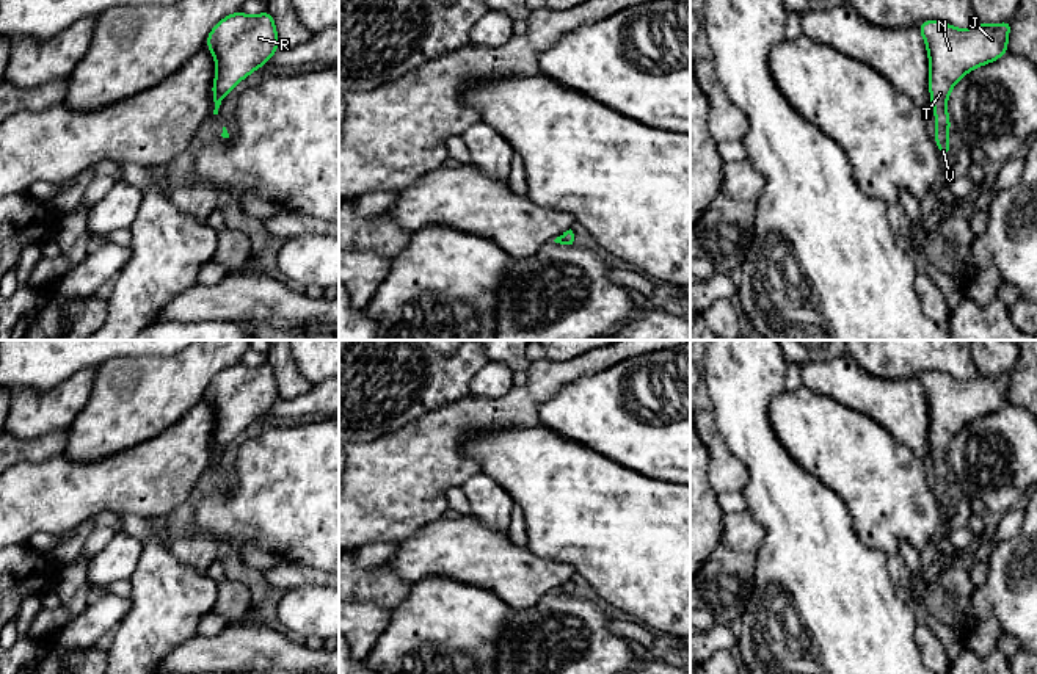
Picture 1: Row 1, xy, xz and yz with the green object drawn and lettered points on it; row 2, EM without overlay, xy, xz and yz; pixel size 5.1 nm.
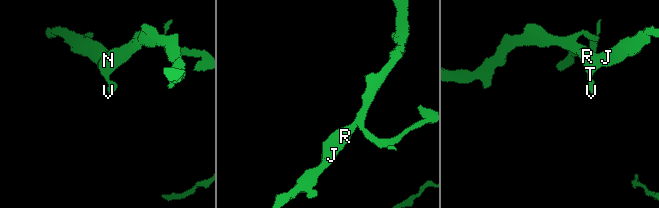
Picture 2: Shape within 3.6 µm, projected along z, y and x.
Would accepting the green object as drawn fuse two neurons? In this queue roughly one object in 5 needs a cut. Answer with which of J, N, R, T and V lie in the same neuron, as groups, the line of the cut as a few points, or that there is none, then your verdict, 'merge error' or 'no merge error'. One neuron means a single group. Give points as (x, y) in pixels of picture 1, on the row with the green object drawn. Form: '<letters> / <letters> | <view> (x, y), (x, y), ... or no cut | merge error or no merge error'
J N R T V | no cut | no merge error

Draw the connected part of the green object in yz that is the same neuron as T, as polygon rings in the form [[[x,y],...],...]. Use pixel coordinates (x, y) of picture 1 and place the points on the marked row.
[[[1012,19],[998,25],[977,24],[966,30],[954,28],[946,22],[924,20],[918,30],[924,36],[930,63],[930,102],[935,108],[935,135],[940,154],[948,158],[949,114],[948,97],[954,85],[977,66],[996,61],[1007,49]]]

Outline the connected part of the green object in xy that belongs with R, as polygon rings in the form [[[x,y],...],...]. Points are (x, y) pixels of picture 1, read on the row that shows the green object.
[[[268,9],[254,17],[237,11],[221,19],[207,36],[206,45],[216,63],[212,86],[213,114],[218,114],[223,97],[265,64],[279,47],[275,20]]]

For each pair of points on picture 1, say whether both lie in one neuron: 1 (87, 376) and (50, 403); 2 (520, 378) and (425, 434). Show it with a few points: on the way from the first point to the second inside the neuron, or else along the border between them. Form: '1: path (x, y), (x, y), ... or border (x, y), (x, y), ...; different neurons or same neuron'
1: path (77, 386), (60, 403); same neuron
2: border (526, 372), (526, 381), (513, 386); different neurons

